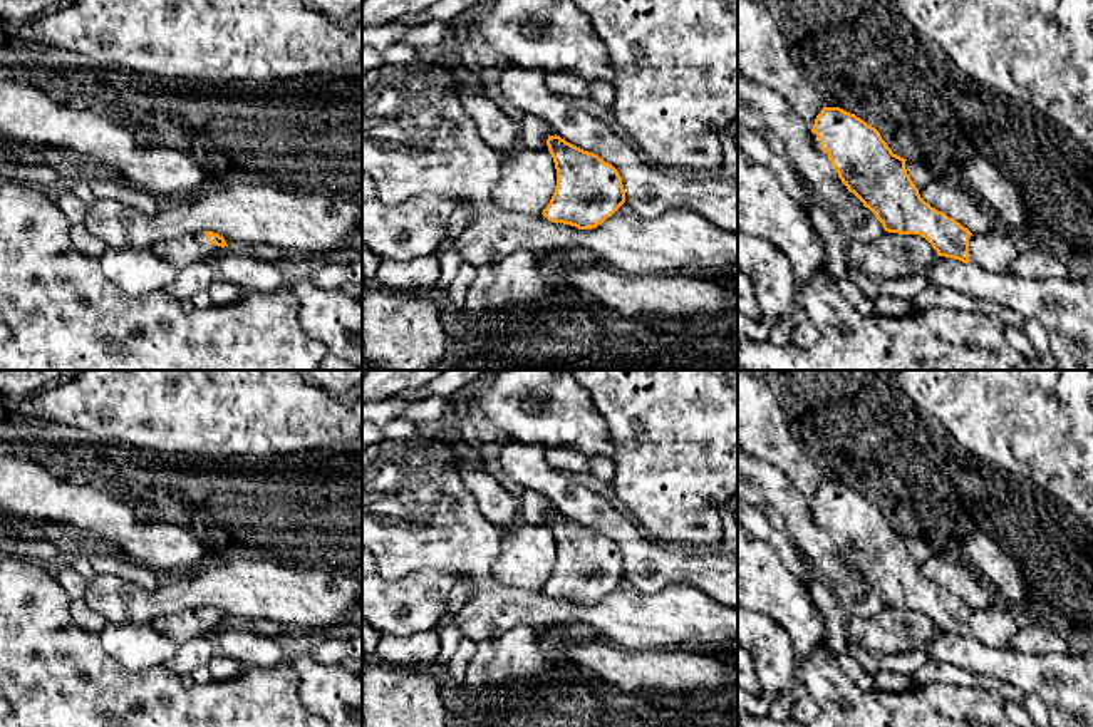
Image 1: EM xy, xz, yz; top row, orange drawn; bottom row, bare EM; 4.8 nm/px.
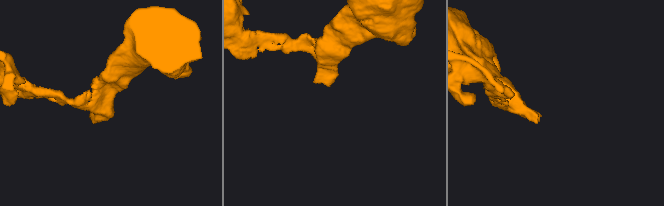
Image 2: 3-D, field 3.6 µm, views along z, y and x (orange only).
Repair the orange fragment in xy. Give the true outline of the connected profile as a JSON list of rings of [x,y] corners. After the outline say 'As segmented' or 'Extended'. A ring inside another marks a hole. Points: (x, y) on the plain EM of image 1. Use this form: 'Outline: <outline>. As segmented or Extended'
Outline: [[[199,606],[179,613],[169,613],[154,618],[151,625],[156,632],[166,635],[178,645],[206,637],[215,632],[221,623],[228,621],[225,613],[213,606]]]. Extended

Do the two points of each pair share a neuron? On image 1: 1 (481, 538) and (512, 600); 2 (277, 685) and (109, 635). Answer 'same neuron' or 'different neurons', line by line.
1: same neuron
2: different neurons

